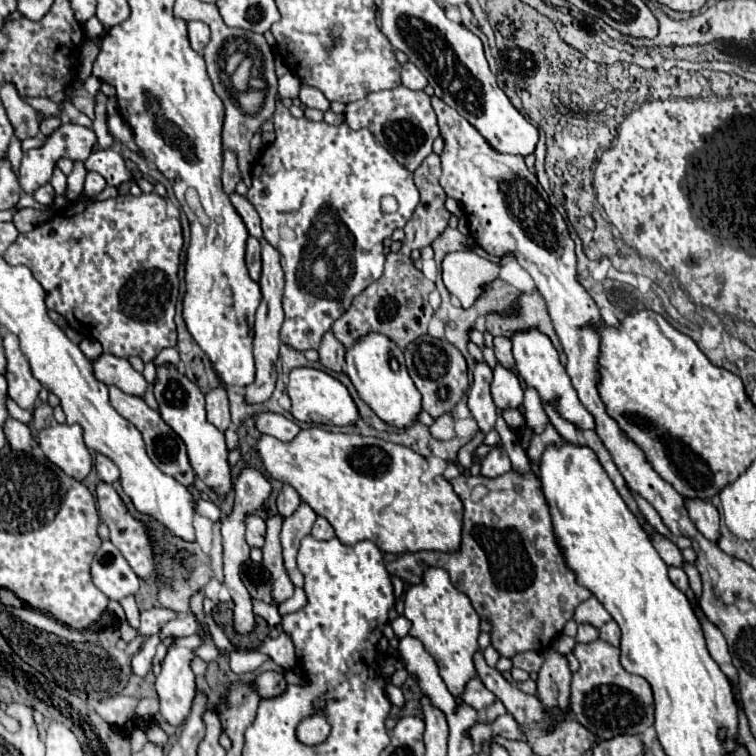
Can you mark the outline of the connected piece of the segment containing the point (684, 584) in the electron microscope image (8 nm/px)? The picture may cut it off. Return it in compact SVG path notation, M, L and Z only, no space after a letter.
M669 567L669 579L671 579L671 583L673 583L679 591L687 591L687 589L689 589L689 579L687 579L687 573L685 573L683 569Z

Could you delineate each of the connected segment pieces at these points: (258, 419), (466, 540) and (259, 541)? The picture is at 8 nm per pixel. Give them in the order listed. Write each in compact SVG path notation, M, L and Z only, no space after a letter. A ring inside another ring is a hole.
M257 413L253 415L255 427L259 429L259 433L267 433L273 435L281 441L291 441L291 437L295 437L295 433L299 433L299 425L295 425L293 421L289 421L287 417L279 415L279 413Z
M511 469L497 479L463 473L449 483L463 501L463 537L459 551L387 553L387 571L401 577L407 585L413 585L427 565L445 569L455 589L465 593L479 617L491 623L491 645L503 657L513 657L521 651L545 653L561 635L565 621L573 619L575 607L591 597L591 591L581 587L573 571L565 565L551 529L551 515L543 501L539 477L533 471L517 473ZM475 485L489 487L489 495L477 503L471 501L471 489Z
M249 515L245 519L245 527L247 527L247 543L251 547L263 547L265 541L265 519L259 515Z

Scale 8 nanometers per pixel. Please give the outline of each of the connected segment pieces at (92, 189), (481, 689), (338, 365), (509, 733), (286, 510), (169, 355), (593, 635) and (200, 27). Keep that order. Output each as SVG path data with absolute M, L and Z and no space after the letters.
M87 173L87 177L85 177L85 193L89 195L89 197L95 197L95 195L99 195L103 189L105 189L105 179L99 175L99 173Z
M473 677L467 685L465 685L465 691L461 695L461 701L471 705L473 709L481 711L481 709L487 709L493 701L495 701L495 695L477 679Z
M331 329L323 335L321 345L319 345L317 351L319 351L319 361L321 361L327 369L343 371L343 353L345 353L345 347L343 347L341 341L333 335Z
M505 713L503 717L499 717L499 719L491 725L491 731L493 731L495 735L501 735L501 737L511 739L511 741L521 741L521 739L525 739L525 733L521 731L519 723L513 719L511 713Z
M283 485L281 493L277 497L277 511L279 511L279 515L281 517L291 517L297 511L299 505L301 505L301 499L295 493L295 489L291 489L289 485Z
M173 347L163 349L163 351L155 357L155 363L157 363L157 365L163 365L163 363L173 363L173 365L177 365L177 363L179 363L179 353L177 353Z
M579 625L579 631L577 631L577 643L591 643L599 637L599 629L591 627L591 625Z
M189 21L189 23L187 23L187 29L189 29L191 47L193 47L197 53L201 53L201 51L205 49L207 41L211 39L207 25L203 25L203 21Z

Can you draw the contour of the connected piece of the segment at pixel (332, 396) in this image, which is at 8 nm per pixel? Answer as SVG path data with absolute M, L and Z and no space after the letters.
M299 367L289 373L289 397L293 401L291 413L297 421L311 423L311 425L353 425L359 419L357 405L349 395L347 387L337 381L333 375L321 369Z

